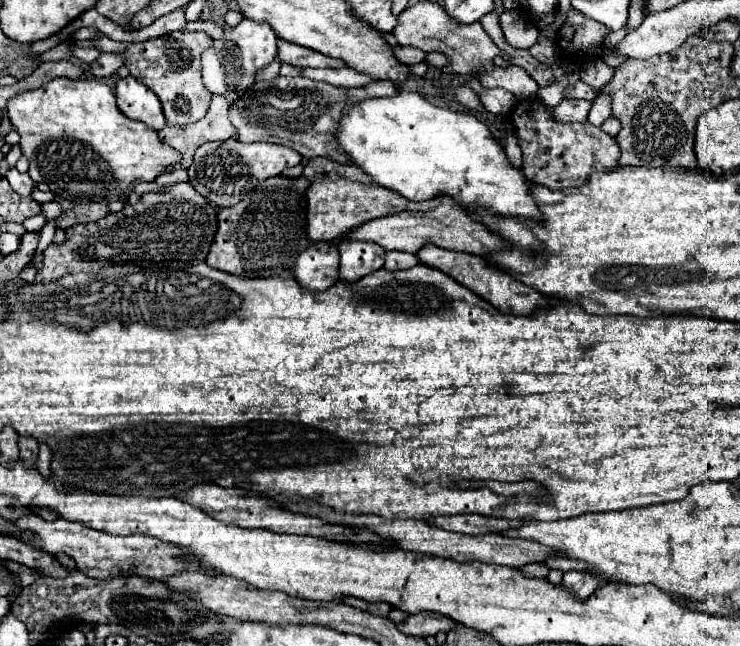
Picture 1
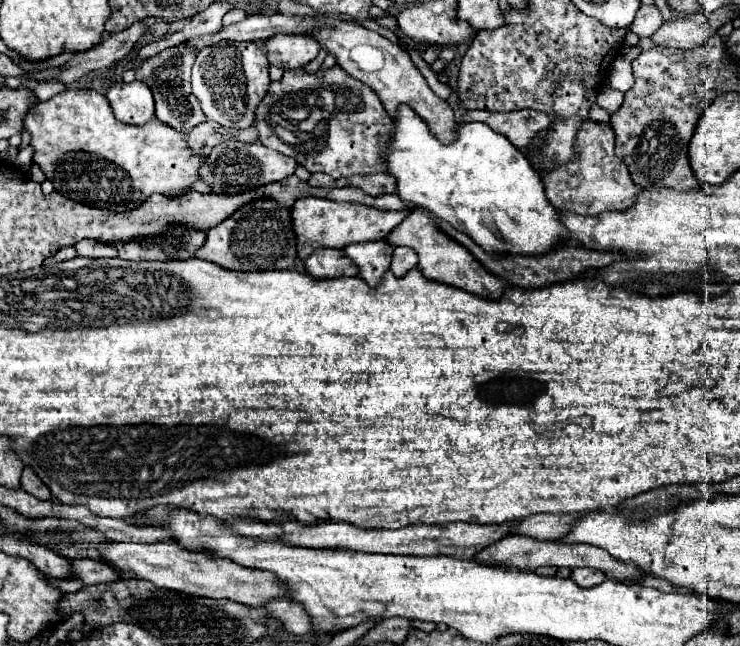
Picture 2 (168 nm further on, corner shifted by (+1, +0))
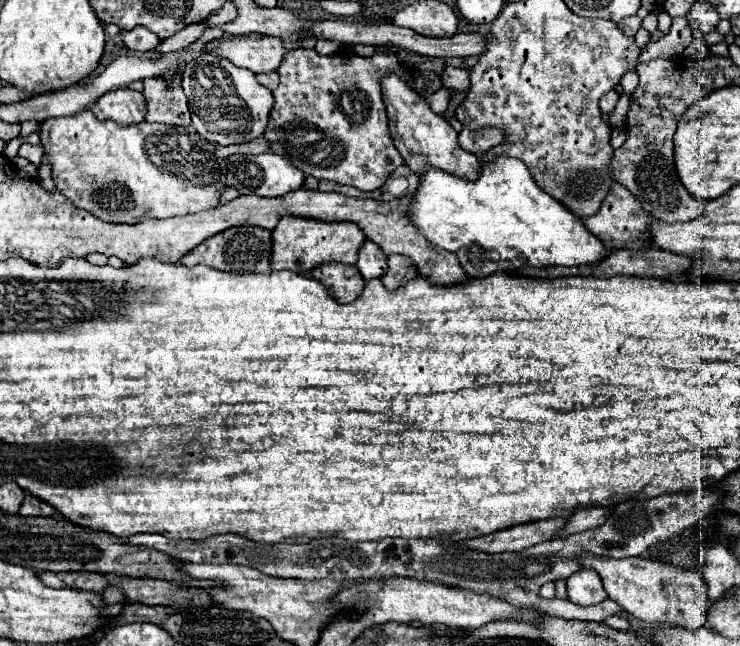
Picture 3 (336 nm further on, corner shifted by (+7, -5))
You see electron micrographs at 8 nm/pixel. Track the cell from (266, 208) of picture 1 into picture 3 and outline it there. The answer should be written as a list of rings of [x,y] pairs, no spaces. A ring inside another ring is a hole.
[[[231,227],[223,233],[205,239],[205,243],[197,245],[193,251],[181,257],[179,263],[185,267],[207,265],[227,273],[271,273],[269,257],[271,257],[271,231],[259,227]]]

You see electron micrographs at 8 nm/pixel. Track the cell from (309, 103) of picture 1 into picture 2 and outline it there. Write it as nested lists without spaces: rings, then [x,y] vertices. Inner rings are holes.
[[[339,66],[331,70],[317,70],[315,74],[307,74],[301,68],[285,70],[279,82],[269,84],[267,96],[259,102],[259,108],[255,110],[255,128],[259,132],[259,142],[295,158],[309,172],[327,172],[333,178],[385,172],[381,154],[387,136],[391,134],[391,116],[385,112],[379,96],[369,86],[351,78]]]

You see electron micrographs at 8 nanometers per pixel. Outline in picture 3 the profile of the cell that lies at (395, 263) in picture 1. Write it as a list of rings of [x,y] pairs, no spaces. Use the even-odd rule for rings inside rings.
[[[391,255],[391,257],[387,257],[387,265],[389,265],[389,269],[387,269],[387,273],[381,277],[381,281],[383,281],[383,285],[385,285],[389,291],[403,287],[409,279],[419,277],[417,267],[413,265],[413,261],[409,261],[409,259],[403,257],[403,255]]]

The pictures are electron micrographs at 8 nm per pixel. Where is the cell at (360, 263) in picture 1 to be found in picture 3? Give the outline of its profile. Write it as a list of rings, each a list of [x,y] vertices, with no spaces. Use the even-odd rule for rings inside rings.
[[[365,241],[365,245],[361,245],[357,269],[361,271],[365,281],[369,281],[373,277],[381,277],[387,269],[387,257],[381,251],[381,247],[375,245],[373,241]]]

